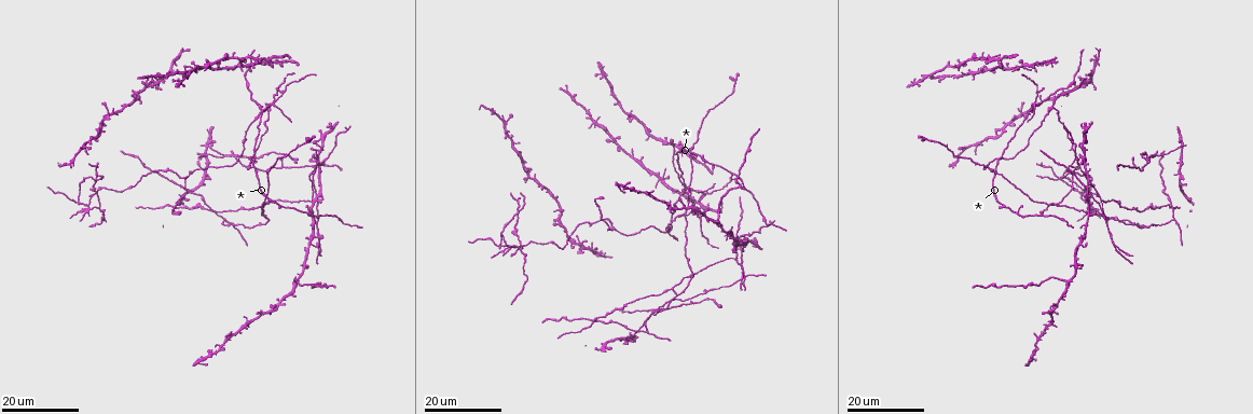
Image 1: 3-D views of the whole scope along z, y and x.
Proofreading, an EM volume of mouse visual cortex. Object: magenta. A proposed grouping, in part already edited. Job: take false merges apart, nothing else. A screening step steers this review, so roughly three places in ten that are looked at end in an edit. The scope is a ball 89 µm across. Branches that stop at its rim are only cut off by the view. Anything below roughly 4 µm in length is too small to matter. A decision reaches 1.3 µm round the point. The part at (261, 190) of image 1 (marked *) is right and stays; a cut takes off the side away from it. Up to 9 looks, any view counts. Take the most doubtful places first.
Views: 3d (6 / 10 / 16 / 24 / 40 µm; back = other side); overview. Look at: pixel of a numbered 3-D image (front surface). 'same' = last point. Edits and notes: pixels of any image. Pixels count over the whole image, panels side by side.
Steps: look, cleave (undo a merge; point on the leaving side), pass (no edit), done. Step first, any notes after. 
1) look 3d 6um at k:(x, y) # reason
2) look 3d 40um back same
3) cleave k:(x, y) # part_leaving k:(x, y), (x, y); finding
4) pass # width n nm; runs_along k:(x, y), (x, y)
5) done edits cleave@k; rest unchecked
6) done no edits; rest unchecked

look 3d 24um at 1:(741, 248) # four-way junction

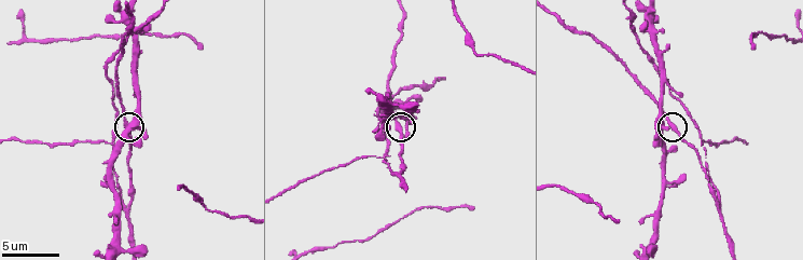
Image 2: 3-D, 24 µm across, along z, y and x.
look 3d 10um at 2:(127, 120)

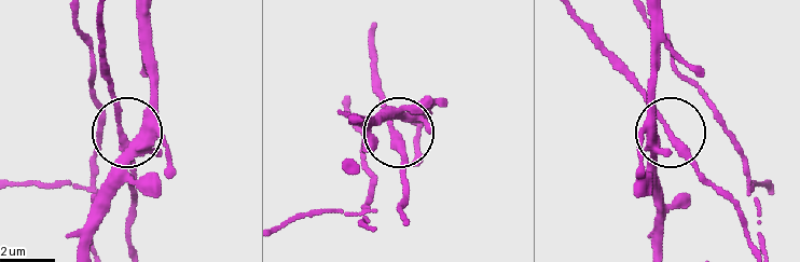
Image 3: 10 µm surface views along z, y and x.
pass # runs_along 3:(404, 221), (402, 147), (388, 126), (382, 82); continuous, no second cell

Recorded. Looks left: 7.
look 3d 24um at 1:(646, 330) # three arms meet

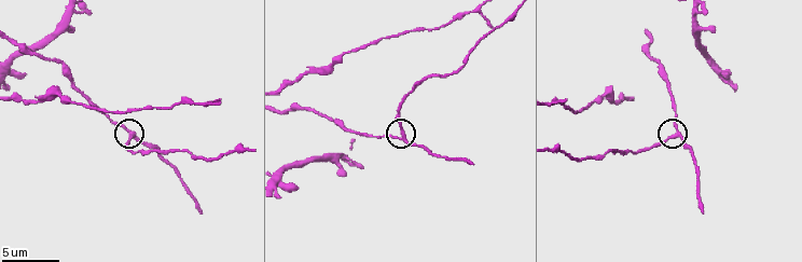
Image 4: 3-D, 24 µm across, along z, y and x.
look 3d 10um at 4:(677, 131) # closer look

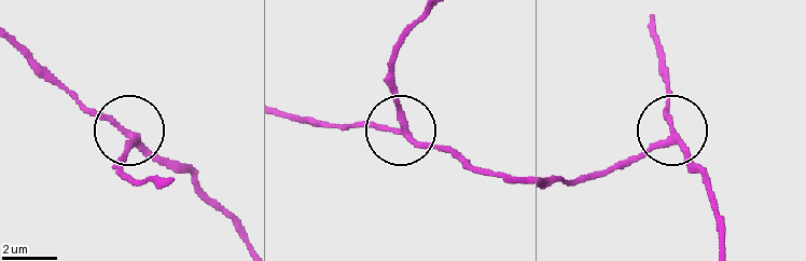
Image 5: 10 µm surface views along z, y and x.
pass # width 190 nm; runs_along 5:(165, 177), (138, 181), (124, 169), (128, 135), (177, 167); continuous, no second cell

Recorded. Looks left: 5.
look 3d 16um at 1:(697, 190) # three arms meet

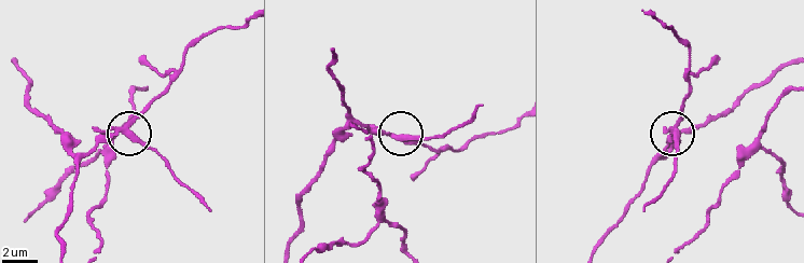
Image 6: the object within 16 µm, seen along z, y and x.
look 3d 10um at 6:(127, 129)

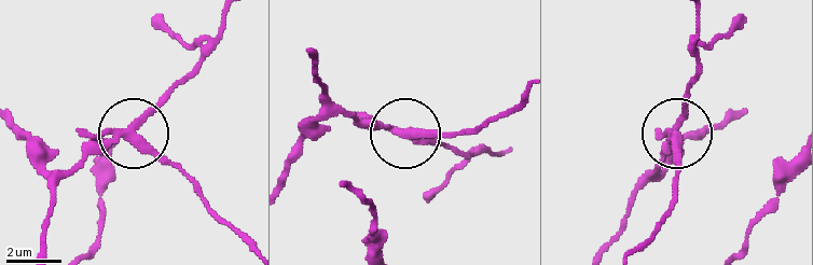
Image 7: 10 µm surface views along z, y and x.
look 3d 10um back at 7:(678, 134)

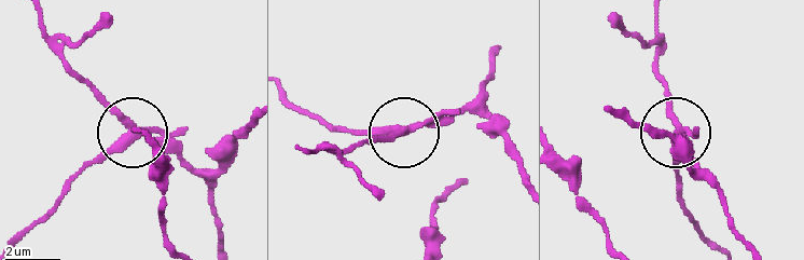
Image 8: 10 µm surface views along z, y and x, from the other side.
cleave 8:(108, 155) # part_leaving 8:(414, 125), (337, 133), (286, 97); two cells meet here

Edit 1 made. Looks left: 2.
done edits cleave@8; rest unchecked

